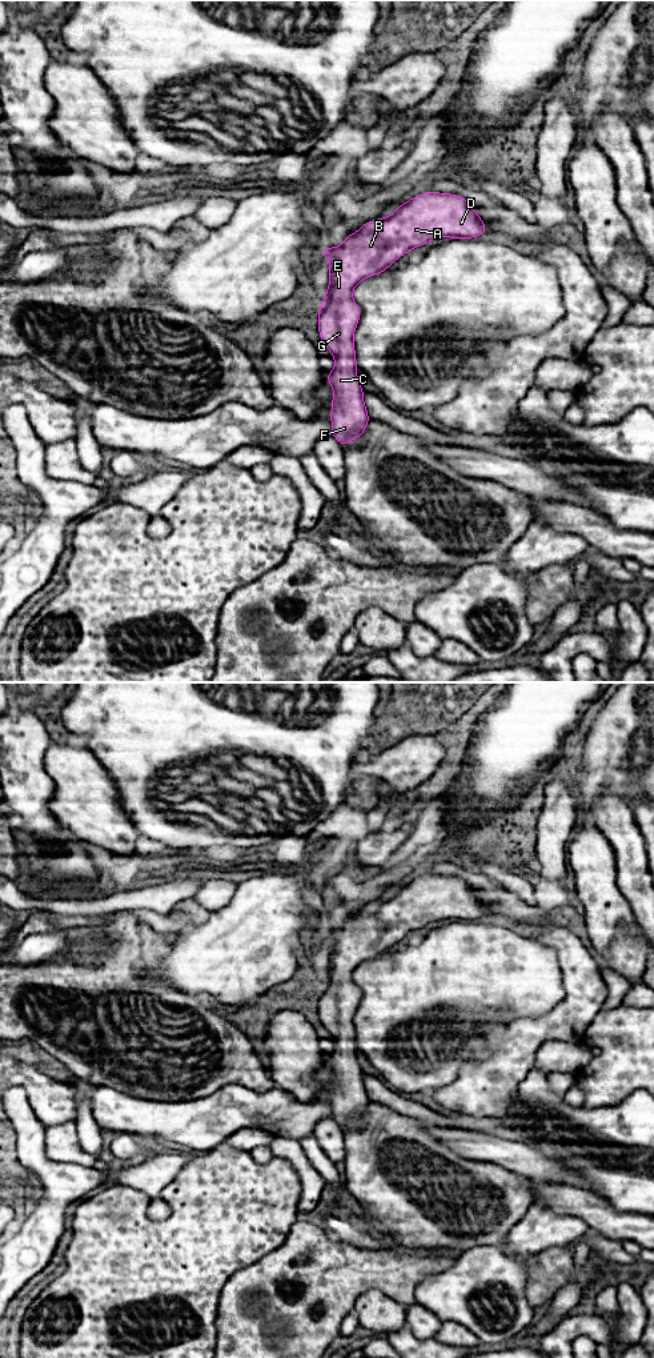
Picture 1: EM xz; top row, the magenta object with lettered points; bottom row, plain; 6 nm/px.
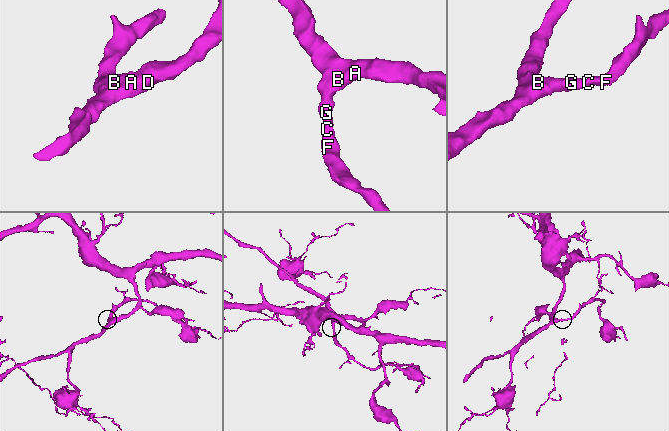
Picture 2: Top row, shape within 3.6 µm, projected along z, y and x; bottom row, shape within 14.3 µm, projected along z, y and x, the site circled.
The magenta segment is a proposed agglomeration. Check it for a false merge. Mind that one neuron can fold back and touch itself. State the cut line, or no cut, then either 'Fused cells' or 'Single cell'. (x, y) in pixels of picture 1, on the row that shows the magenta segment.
No split. Single cell

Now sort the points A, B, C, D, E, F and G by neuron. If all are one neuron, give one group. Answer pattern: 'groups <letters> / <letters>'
groups A B C D E F G

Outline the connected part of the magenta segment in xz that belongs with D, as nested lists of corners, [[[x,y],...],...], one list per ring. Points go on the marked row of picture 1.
[[[428,191],[398,205],[388,217],[365,221],[357,232],[348,235],[341,245],[322,248],[320,256],[329,260],[329,288],[324,295],[324,303],[318,305],[317,329],[321,342],[329,348],[330,356],[336,360],[334,368],[326,373],[326,380],[333,388],[332,436],[342,448],[349,441],[362,437],[370,421],[364,402],[364,389],[357,378],[353,335],[361,309],[353,300],[353,289],[366,277],[385,272],[410,249],[422,247],[430,240],[476,239],[484,233],[489,233],[489,229],[465,197]]]

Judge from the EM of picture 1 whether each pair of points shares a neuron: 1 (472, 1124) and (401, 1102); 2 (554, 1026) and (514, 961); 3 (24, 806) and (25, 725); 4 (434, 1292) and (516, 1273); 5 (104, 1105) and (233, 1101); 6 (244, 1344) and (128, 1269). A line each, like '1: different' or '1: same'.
1: same
2: different
3: same
4: same
5: same
6: different

